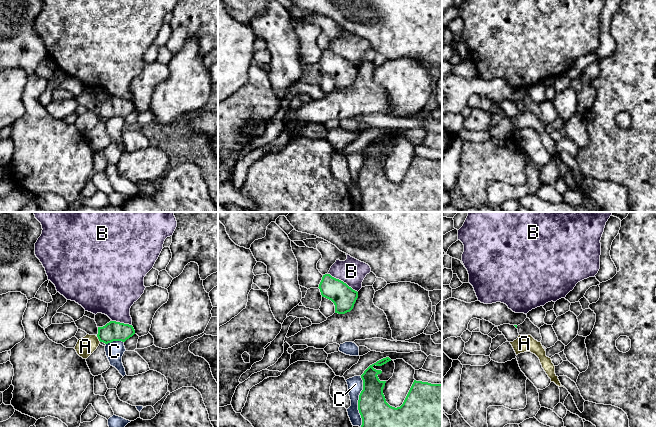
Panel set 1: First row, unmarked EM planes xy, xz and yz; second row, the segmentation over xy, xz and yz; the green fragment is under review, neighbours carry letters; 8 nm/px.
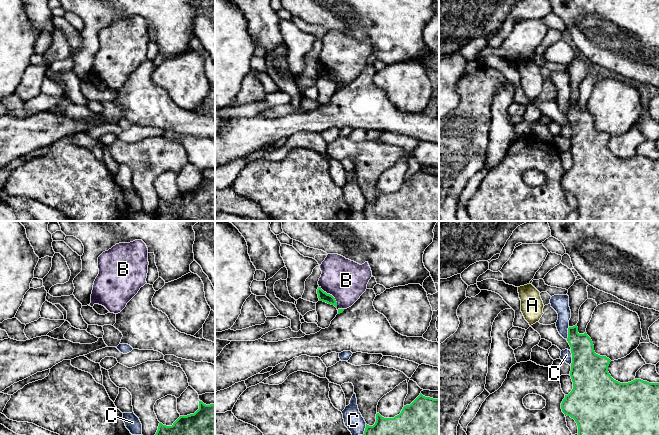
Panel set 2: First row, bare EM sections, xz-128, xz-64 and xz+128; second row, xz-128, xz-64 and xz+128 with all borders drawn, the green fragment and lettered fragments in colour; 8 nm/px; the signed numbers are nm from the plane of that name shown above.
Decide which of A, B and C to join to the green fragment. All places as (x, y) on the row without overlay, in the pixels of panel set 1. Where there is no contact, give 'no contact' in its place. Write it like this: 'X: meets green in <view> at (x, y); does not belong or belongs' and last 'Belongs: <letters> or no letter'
A: meets green in xy at (98, 114); does not belong
B: meets green in xz at (342, 57); does not belong
C: meets green in xz at (358, 177); does not belong
Belongs: no letter

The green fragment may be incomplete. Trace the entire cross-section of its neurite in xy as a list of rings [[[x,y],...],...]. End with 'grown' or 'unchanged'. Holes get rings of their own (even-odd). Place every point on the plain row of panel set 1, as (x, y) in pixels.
[[[110,97],[105,102],[98,103],[97,113],[100,118],[108,120],[113,117],[125,118],[134,110],[135,106],[132,101]]]; unchanged

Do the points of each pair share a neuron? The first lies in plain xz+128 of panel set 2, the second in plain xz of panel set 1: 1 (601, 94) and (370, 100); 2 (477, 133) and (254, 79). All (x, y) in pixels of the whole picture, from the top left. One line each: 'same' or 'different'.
1: different
2: same

